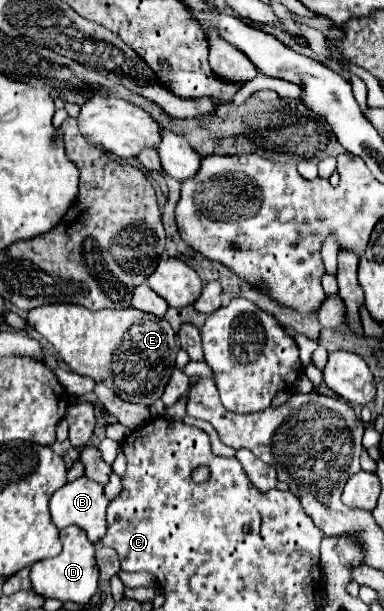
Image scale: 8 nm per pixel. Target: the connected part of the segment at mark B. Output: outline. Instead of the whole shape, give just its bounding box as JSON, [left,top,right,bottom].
[50,476,108,544]

